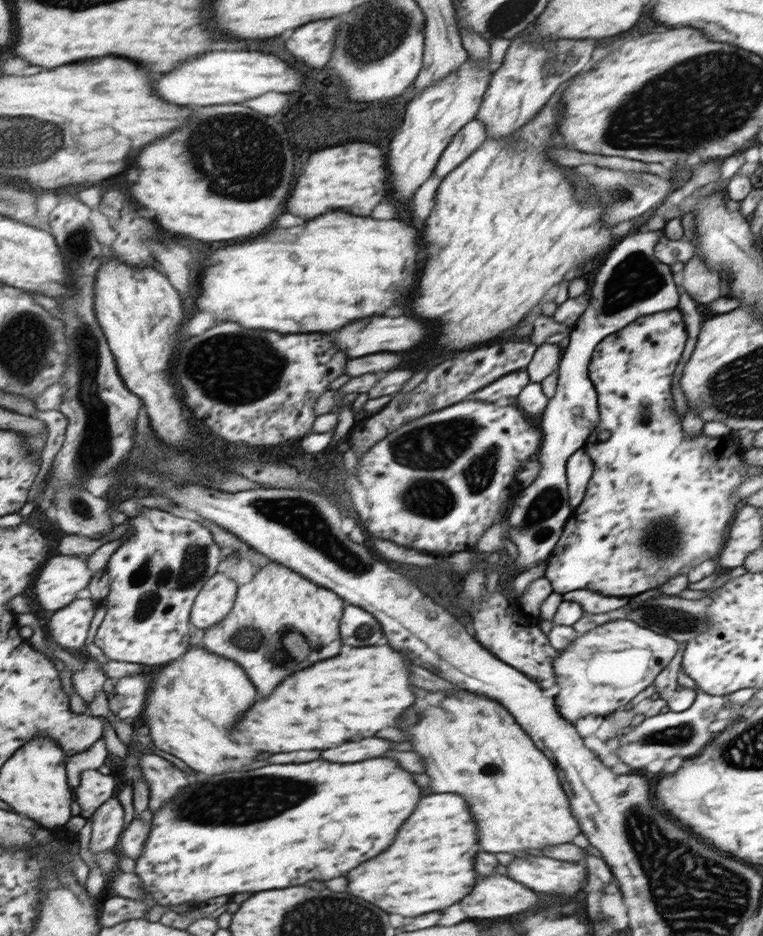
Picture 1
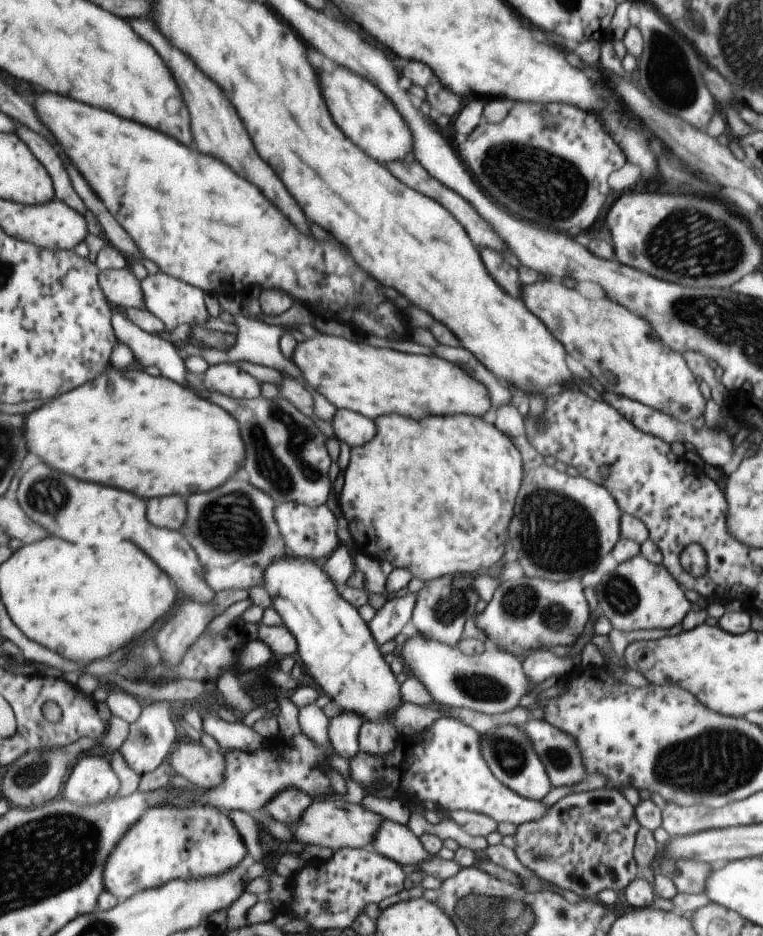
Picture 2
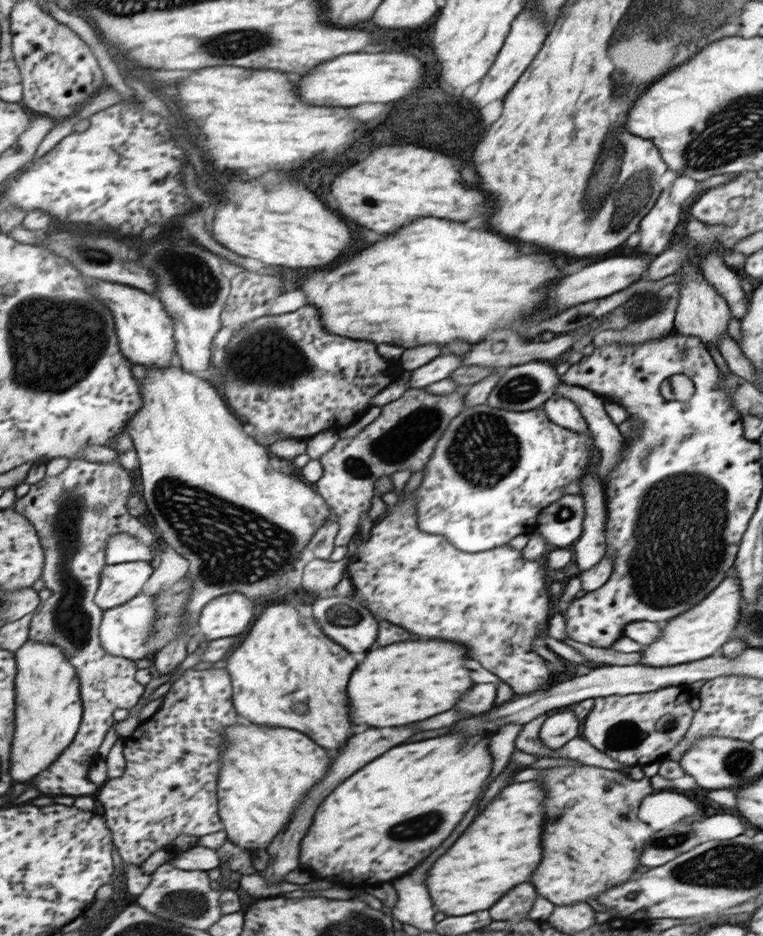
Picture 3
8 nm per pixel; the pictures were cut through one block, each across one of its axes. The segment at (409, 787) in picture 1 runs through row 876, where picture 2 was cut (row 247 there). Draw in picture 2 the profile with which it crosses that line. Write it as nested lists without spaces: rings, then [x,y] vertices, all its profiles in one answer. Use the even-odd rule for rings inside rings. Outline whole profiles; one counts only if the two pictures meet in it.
[[[51,92],[35,94],[35,112],[39,120],[51,130],[77,170],[85,176],[95,194],[105,202],[115,220],[129,230],[128,233],[139,244],[144,256],[149,258],[148,265],[152,268],[180,278],[215,296],[223,294],[223,280],[225,294],[241,298],[245,296],[247,286],[275,286],[291,292],[305,304],[343,310],[345,322],[377,338],[391,338],[403,330],[403,314],[377,292],[377,282],[373,282],[363,270],[353,264],[349,252],[339,250],[337,244],[317,242],[315,238],[301,234],[281,214],[281,210],[277,210],[261,194],[257,186],[235,174],[227,164],[219,160],[215,162],[215,158],[191,150],[157,130],[71,100],[67,96],[57,96]]]

